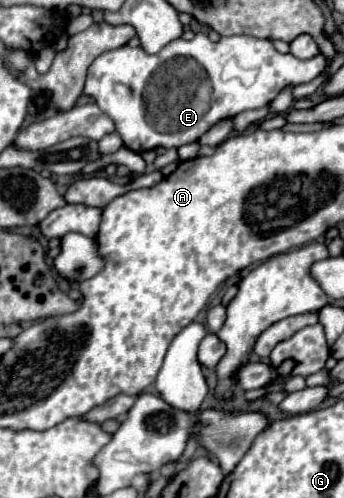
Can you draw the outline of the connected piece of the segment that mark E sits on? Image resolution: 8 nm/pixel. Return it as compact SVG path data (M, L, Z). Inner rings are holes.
M199 33L191 41L171 41L157 55L147 55L141 47L129 45L101 53L87 71L83 95L93 97L115 121L125 147L141 153L197 141L219 119L231 119L241 111L259 109L273 101L285 85L307 83L323 69L323 55L301 61L291 53L283 55L275 51L271 41L251 35L221 37L213 43L205 33ZM159 65L161 83L153 81L153 85L147 85ZM213 107L217 107L217 113L211 113Z

